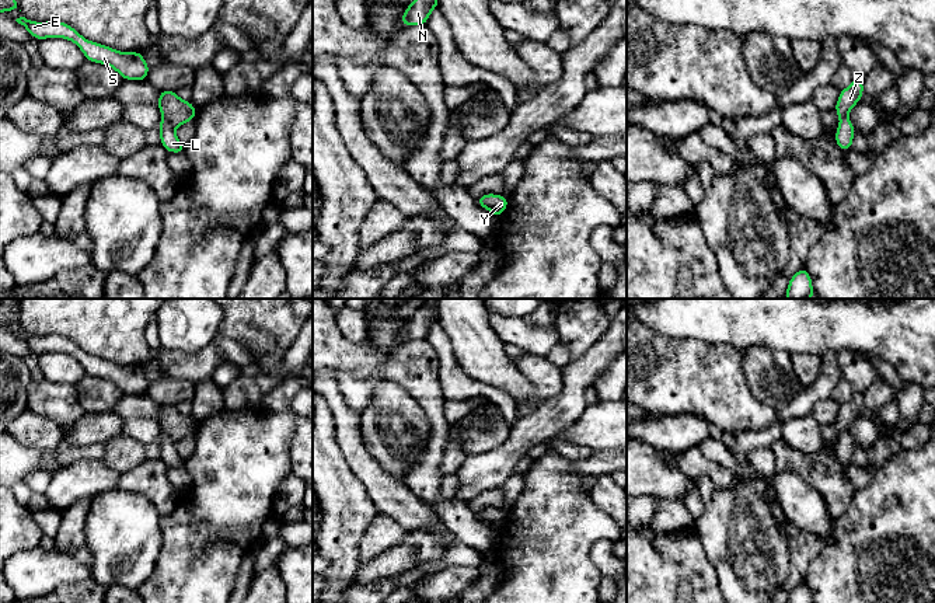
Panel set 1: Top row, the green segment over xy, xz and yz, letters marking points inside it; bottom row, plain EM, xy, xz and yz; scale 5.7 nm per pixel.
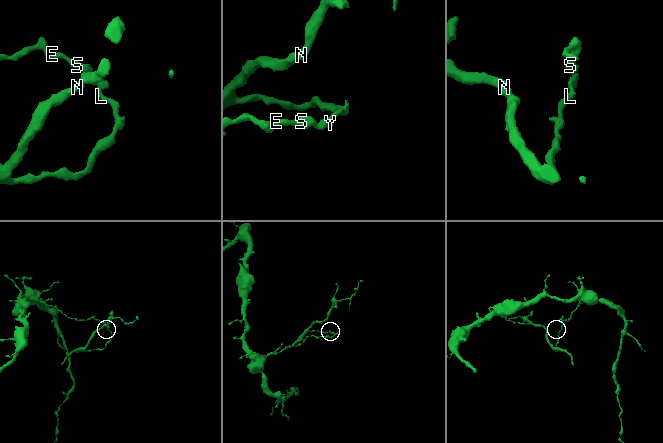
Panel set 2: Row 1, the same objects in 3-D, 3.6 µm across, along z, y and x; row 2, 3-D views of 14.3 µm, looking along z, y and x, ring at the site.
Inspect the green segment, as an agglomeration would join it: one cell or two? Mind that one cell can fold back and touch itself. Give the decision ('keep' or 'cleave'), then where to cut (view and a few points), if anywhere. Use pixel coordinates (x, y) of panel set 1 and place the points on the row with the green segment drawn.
cleave; cut xy (163, 117), (174, 126)

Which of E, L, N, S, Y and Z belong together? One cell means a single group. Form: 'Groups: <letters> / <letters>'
Groups: E S Y Z / L N

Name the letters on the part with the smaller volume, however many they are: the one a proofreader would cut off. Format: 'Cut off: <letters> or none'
Cut off: L, N

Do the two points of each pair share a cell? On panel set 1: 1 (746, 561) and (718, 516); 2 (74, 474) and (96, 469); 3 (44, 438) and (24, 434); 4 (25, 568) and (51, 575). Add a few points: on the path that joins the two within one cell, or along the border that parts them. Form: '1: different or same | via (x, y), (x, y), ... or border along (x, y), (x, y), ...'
1: same | via (746, 550), (743, 541), (729, 527)
2: same | via (80, 474), (90, 474)
3: same | via (39, 434), (28, 434)
4: same | via (31, 572), (45, 572)

